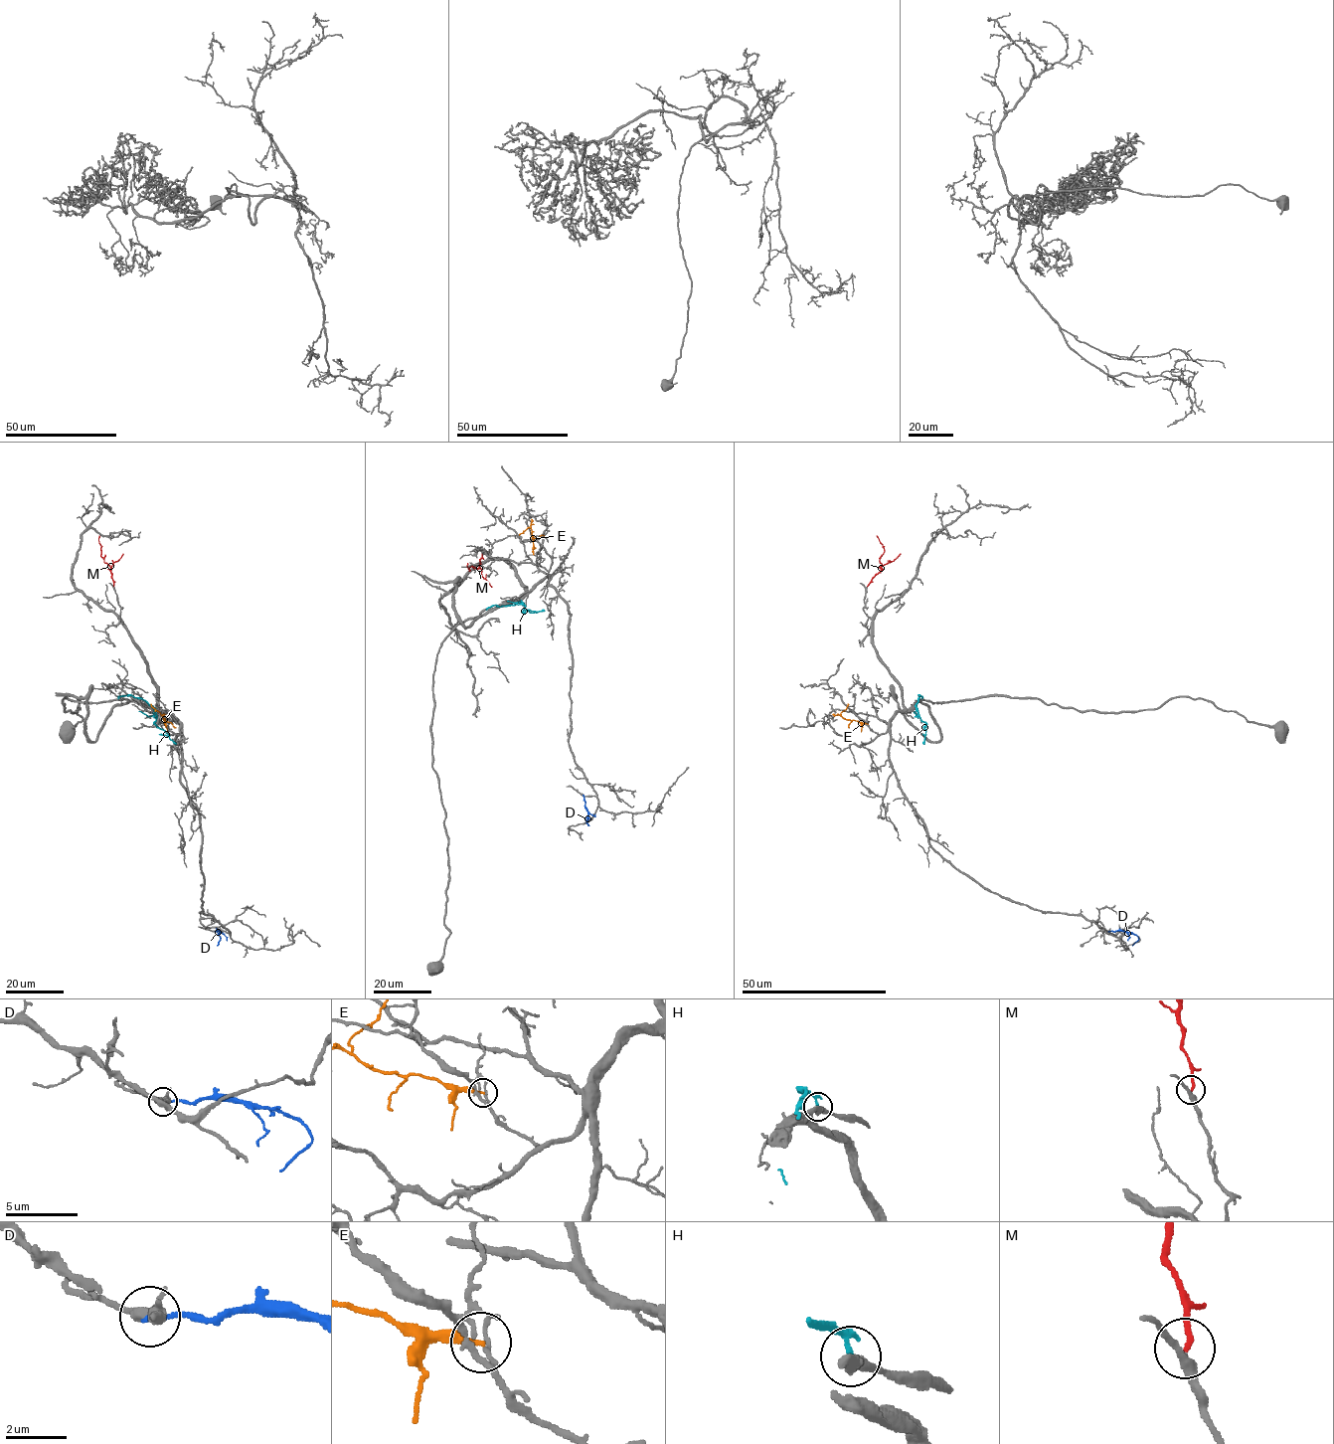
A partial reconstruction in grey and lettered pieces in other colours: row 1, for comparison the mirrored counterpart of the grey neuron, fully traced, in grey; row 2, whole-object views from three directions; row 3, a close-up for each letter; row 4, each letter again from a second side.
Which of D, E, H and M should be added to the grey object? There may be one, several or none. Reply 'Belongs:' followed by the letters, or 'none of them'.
Belongs: M

